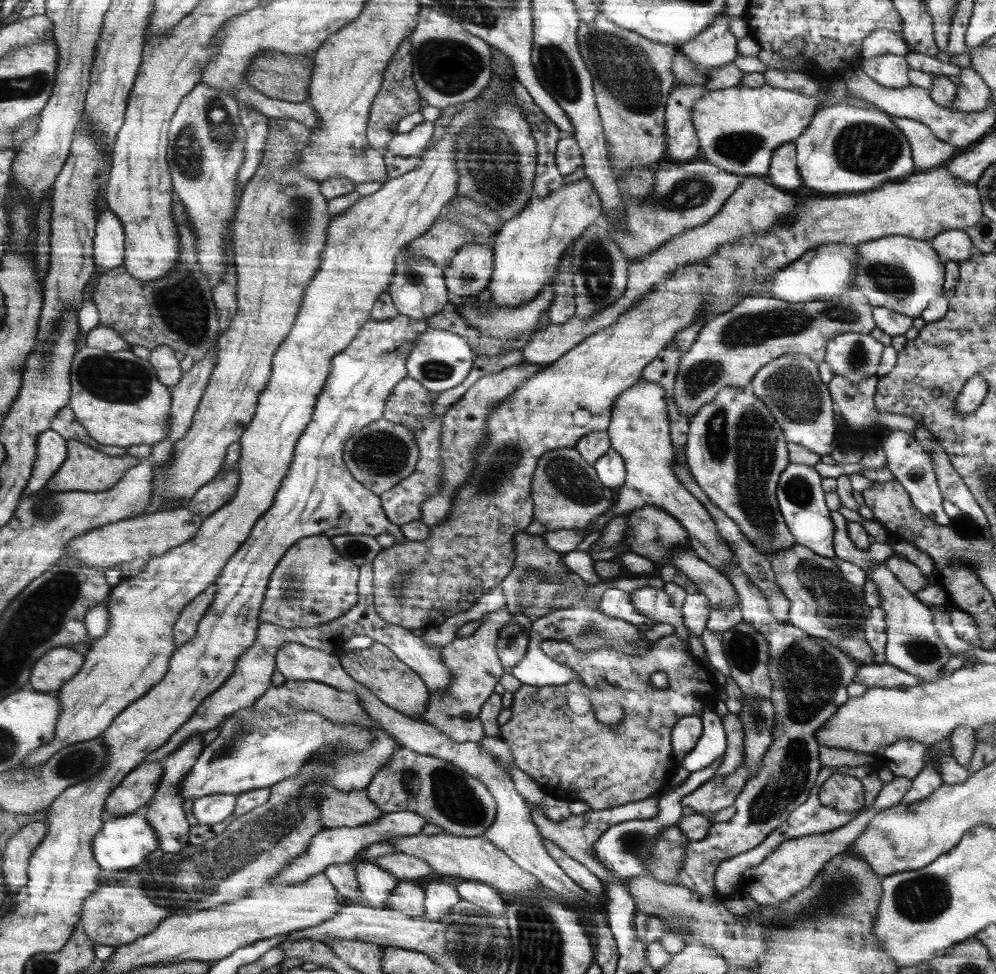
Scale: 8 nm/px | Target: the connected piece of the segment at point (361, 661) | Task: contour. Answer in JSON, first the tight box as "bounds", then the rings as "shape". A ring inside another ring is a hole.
{"bounds":[340,642,429,720],"shape":[[[375,642],[367,649],[356,649],[346,653],[340,661],[346,673],[356,682],[364,685],[378,700],[414,720],[419,720],[419,716],[426,708],[429,690],[420,676],[404,664],[386,645]]]}

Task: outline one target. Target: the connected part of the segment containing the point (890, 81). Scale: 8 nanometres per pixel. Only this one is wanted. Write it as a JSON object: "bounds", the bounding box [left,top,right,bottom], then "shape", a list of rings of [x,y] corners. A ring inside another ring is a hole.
{"bounds":[861,54,911,90],"shape":[[[884,54],[865,59],[861,70],[874,82],[885,88],[900,90],[911,85],[908,79],[909,66],[905,56]]]}

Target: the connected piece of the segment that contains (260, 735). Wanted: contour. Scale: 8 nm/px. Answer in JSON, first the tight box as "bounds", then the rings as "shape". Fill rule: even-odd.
{"bounds":[179,706,373,801],"shape":[[[253,706],[242,708],[233,715],[229,715],[222,722],[222,729],[208,746],[203,747],[203,752],[192,766],[190,774],[183,778],[180,783],[179,795],[184,801],[196,800],[211,794],[234,794],[239,795],[252,789],[271,787],[288,777],[299,773],[304,763],[307,763],[314,755],[319,755],[328,747],[344,747],[359,753],[362,749],[371,747],[373,734],[369,728],[363,728],[359,724],[332,724],[319,712],[312,710],[299,710],[294,714],[283,714],[275,708],[266,712],[256,712]]]}

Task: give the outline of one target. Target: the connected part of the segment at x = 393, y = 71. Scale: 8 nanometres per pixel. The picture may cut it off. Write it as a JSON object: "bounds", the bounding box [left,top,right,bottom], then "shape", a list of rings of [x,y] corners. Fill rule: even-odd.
{"bounds":[367,38,424,151],"shape":[[[406,38],[399,44],[398,50],[395,52],[394,58],[387,66],[384,72],[384,82],[380,88],[379,95],[376,96],[375,102],[372,104],[371,120],[368,120],[367,138],[368,144],[376,150],[384,151],[390,140],[396,137],[396,126],[402,118],[421,112],[424,106],[421,97],[416,91],[414,79],[412,79],[412,56],[411,56],[411,40]]]}

